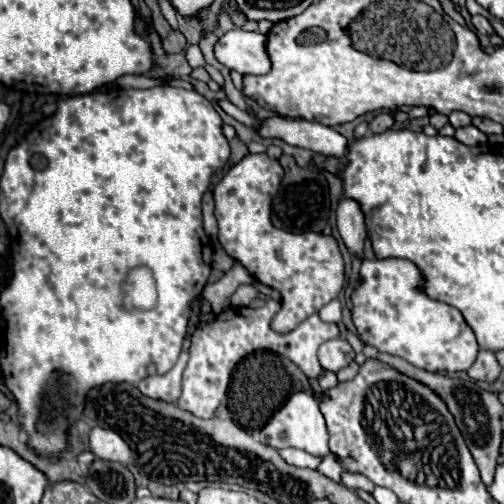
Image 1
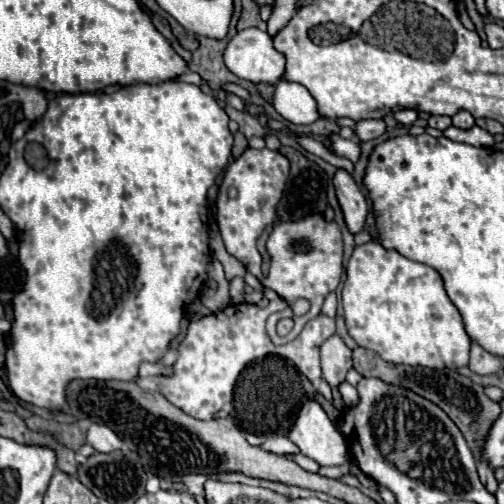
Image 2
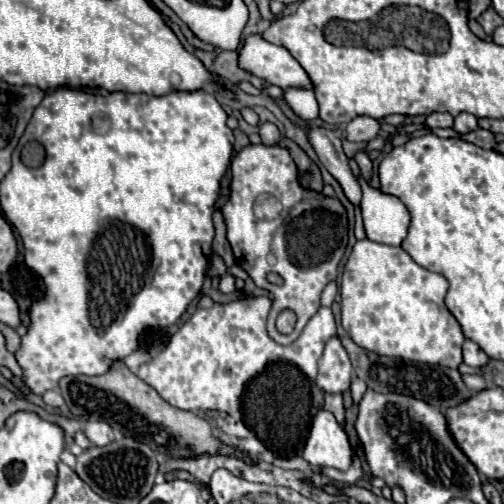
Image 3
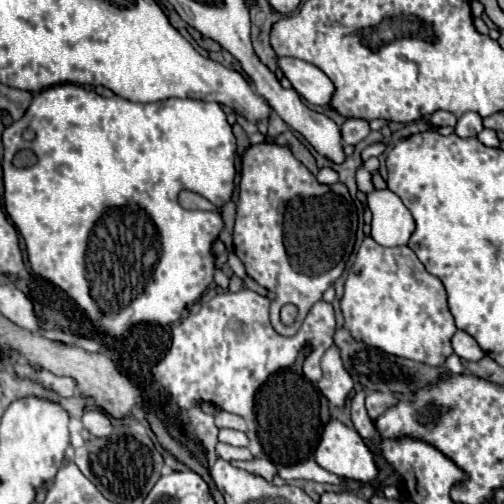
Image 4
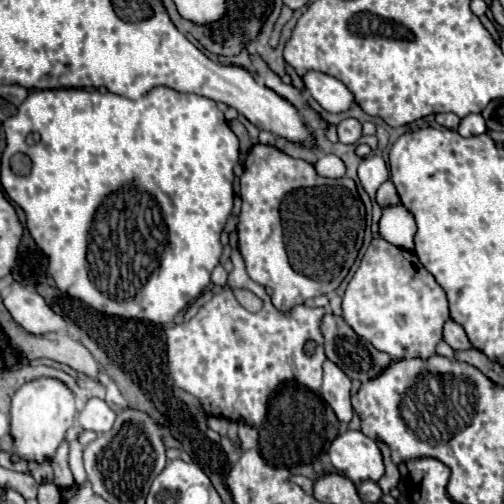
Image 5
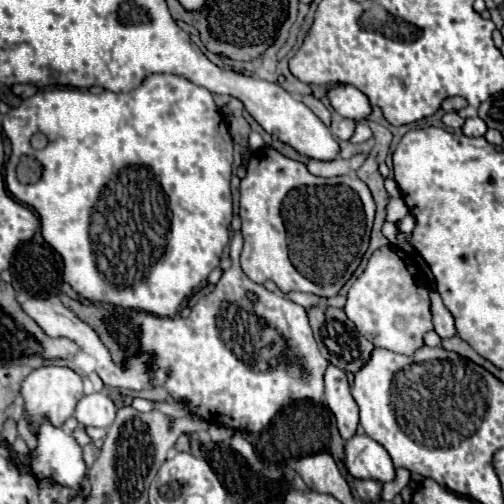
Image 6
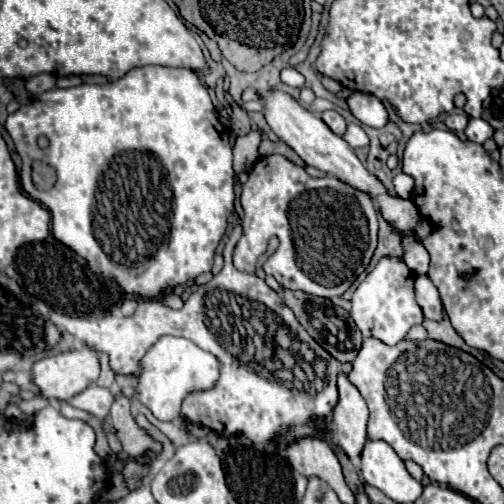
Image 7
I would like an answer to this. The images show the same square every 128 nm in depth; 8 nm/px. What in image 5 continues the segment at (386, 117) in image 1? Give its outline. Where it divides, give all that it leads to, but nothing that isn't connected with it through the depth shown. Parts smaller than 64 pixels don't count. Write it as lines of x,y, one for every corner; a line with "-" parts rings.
346,118
338,124
338,138
342,144
356,144
362,136
362,124
354,118

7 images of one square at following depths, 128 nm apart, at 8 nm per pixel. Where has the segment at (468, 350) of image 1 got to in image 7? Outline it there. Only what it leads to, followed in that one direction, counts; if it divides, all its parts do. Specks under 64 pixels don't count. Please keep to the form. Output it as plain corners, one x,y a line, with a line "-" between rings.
384,256
378,260
374,270
368,272
352,296
350,316
364,338
378,338
380,342
394,346
406,338
414,324
424,322
422,308
416,304
414,296
414,278
414,272
398,256

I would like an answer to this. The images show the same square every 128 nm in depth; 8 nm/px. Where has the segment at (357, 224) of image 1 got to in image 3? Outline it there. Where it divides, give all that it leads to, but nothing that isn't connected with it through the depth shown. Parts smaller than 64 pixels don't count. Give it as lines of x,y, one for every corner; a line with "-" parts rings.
312,128
308,132
310,142
320,158
320,162
326,166
326,170
340,182
346,198
358,206
362,200
362,188
356,180
356,176
350,170
348,158
342,152
340,134
338,130
324,130
324,128

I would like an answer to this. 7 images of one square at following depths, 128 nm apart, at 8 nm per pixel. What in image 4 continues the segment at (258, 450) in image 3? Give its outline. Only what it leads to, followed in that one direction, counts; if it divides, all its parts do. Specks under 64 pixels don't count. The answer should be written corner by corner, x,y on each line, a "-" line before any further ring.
220,430
218,440
224,444
232,444
232,446
248,446
250,444
248,436
242,432
236,432
236,430

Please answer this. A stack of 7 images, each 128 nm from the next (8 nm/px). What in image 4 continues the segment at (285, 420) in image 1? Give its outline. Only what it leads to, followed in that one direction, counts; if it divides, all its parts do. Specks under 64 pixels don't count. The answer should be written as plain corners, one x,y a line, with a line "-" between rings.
330,418
324,426
312,458
324,470
350,480
370,482
376,476
376,464
370,448
354,428
344,426
336,418

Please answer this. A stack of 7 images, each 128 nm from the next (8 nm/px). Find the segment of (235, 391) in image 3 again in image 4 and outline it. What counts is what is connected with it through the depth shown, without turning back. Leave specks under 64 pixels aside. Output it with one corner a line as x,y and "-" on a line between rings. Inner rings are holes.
242,288
236,294
218,294
214,296
210,302
202,304
198,314
190,314
188,318
184,318
174,330
172,330
172,346
166,352
166,356
154,366
154,374
156,378
162,382
162,386
168,390
168,396
178,404
178,408
188,410
192,408
196,402
210,402
226,412
238,414
242,416
250,428
256,428
256,416
254,416
254,394
258,392
258,388
268,380
270,374
274,374
280,368
290,368
298,354
308,346
310,352
304,356
302,362
302,372
310,382
318,382
322,376
320,370
320,358
322,354
334,344
332,336
336,332
336,320
334,320
334,308
328,302
316,302
306,320
302,322
300,330
296,336
292,338
284,338
280,334
274,332
274,328
270,326
268,320
268,306
270,300
248,290
-
230,324
230,344
226,340
226,326

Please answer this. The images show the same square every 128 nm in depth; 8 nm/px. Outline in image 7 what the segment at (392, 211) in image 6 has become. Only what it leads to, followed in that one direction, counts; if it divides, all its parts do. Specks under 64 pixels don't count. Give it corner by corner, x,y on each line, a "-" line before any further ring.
402,232
402,260
414,274
428,272
428,252
420,244
420,240
410,232

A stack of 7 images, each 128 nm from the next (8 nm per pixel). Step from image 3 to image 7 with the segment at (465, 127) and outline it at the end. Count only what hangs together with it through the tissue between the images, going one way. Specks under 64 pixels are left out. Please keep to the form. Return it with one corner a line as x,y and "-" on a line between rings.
472,118
468,122
468,126
466,126
468,140
478,142
478,144
482,144
488,138
492,138
492,134
494,134
494,128
486,120
482,120
482,118

